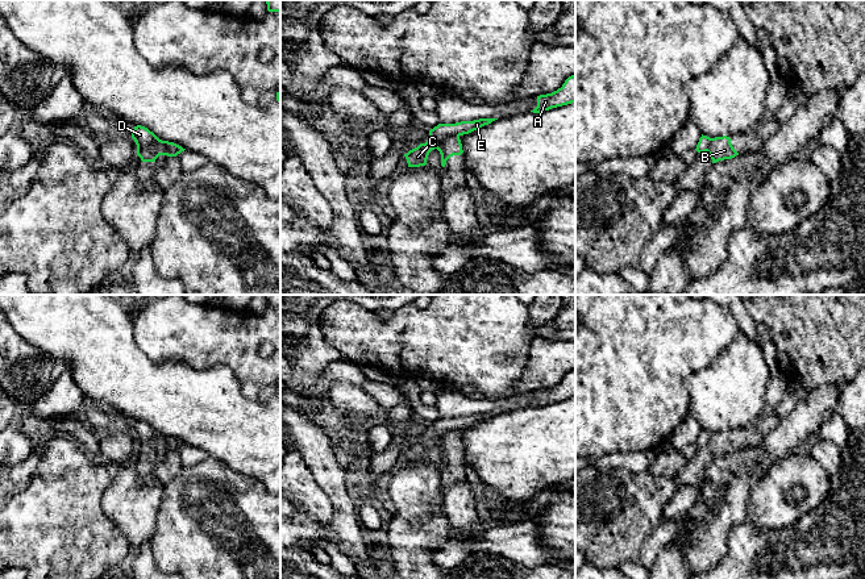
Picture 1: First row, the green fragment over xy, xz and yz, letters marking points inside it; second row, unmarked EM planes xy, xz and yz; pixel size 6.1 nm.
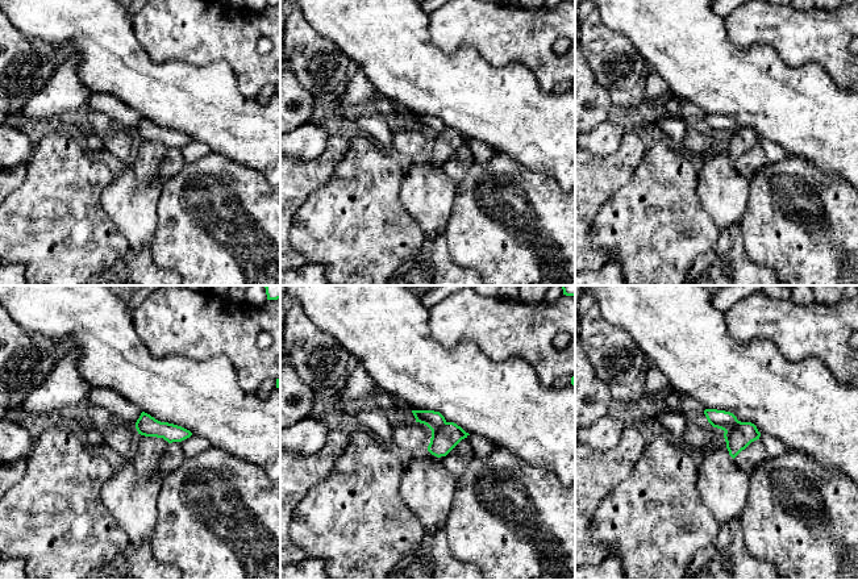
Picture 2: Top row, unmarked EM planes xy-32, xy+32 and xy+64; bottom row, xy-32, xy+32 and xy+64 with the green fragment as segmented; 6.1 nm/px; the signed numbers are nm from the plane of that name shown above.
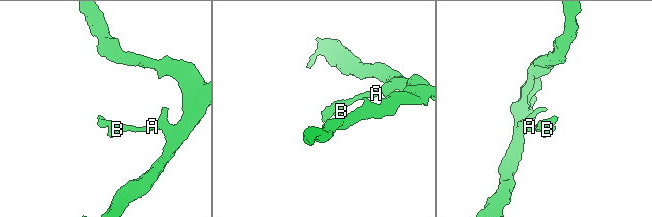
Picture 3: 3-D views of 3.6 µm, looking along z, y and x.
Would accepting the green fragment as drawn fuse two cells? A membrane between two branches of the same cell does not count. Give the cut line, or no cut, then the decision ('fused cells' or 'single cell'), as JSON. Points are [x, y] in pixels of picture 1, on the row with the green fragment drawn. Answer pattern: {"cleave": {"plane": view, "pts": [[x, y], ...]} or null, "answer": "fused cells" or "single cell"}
{"cleave": {"plane": "xy", "pts": [[137, 149], [152, 146], [159, 141], [166, 154]]}, "answer": "fused cells"}

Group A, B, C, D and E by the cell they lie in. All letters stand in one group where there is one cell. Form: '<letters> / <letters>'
A C D E / B

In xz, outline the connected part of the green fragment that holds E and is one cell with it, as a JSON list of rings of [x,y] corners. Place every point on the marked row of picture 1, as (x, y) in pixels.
[[[479,118],[474,121],[461,121],[456,124],[438,124],[429,130],[429,139],[425,143],[420,143],[417,147],[404,154],[408,167],[425,166],[429,153],[437,149],[446,137],[453,134],[469,134],[485,125],[491,124],[495,120],[498,118]]]

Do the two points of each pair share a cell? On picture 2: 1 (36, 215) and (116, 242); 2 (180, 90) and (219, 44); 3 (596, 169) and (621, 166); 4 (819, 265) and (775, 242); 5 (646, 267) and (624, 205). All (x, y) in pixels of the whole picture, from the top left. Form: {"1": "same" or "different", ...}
{"1": "same", "2": "different", "3": "same", "4": "same", "5": "same"}

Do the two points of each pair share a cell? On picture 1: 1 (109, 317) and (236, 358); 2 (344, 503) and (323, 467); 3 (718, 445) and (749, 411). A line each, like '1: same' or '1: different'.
1: different
2: same
3: different

